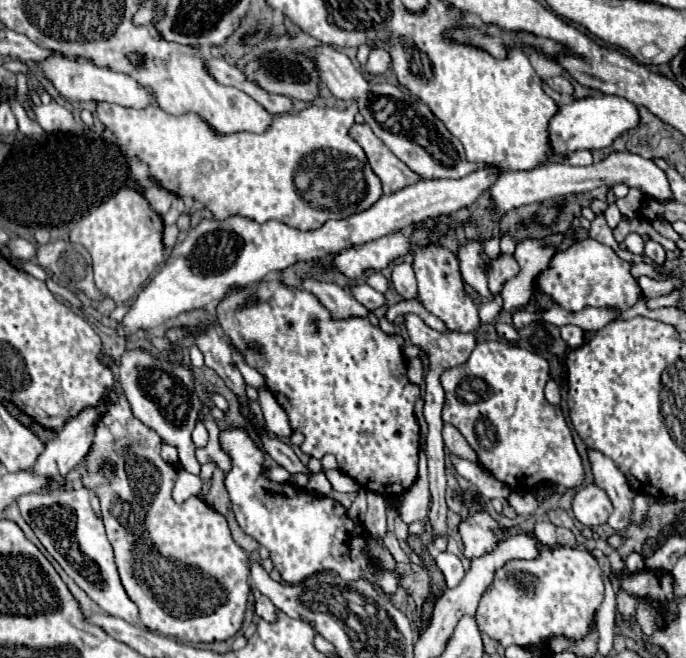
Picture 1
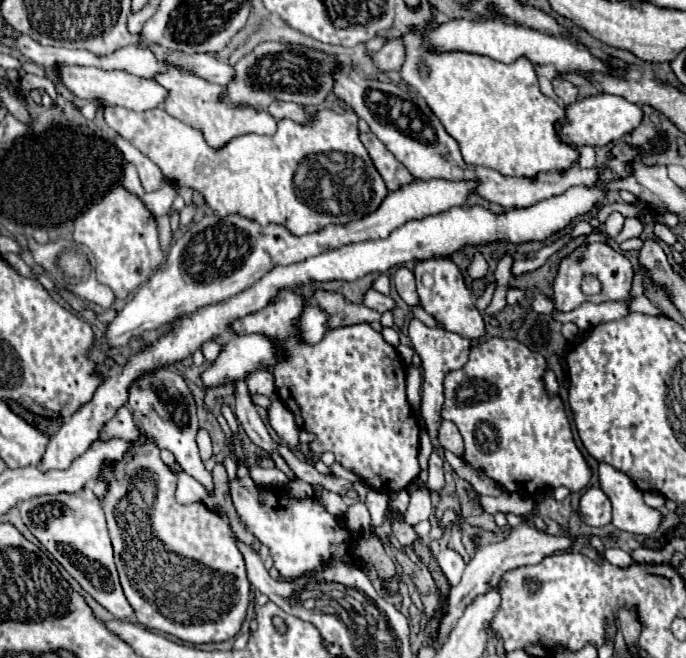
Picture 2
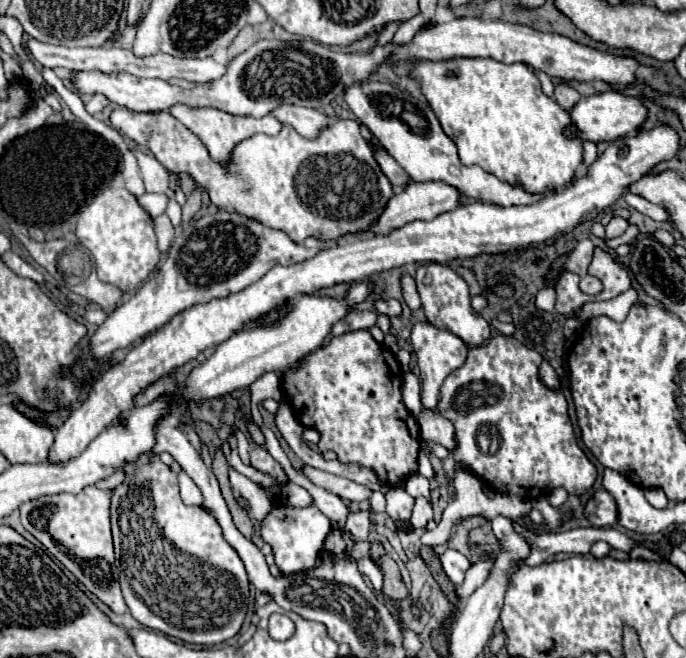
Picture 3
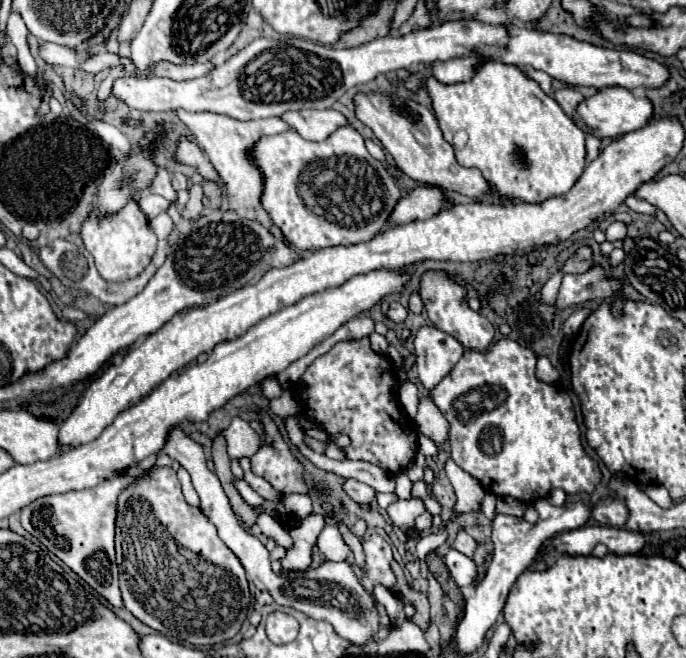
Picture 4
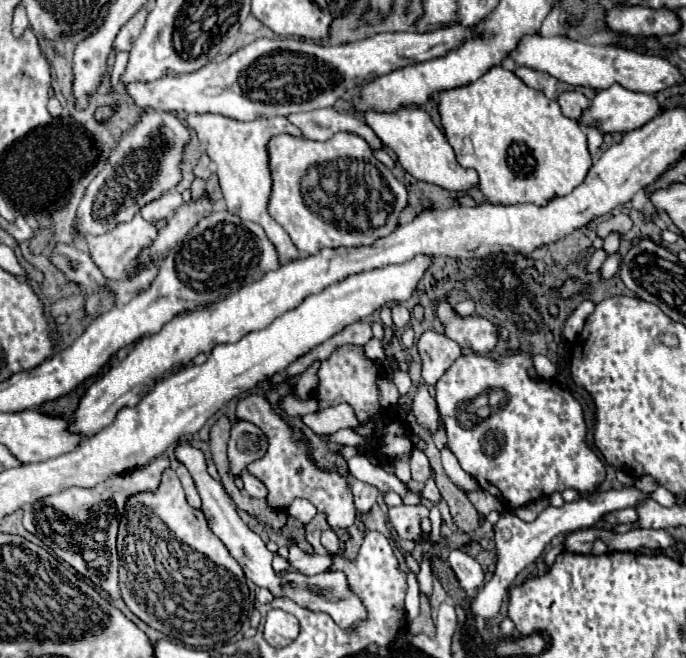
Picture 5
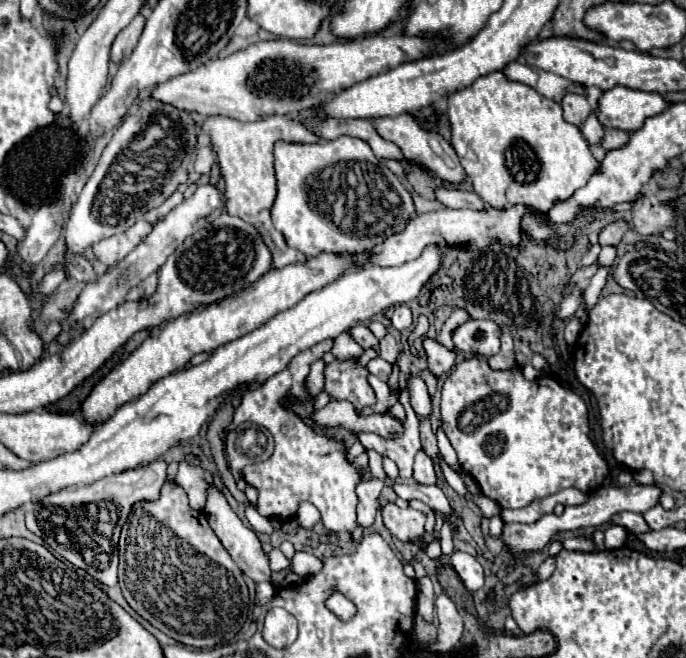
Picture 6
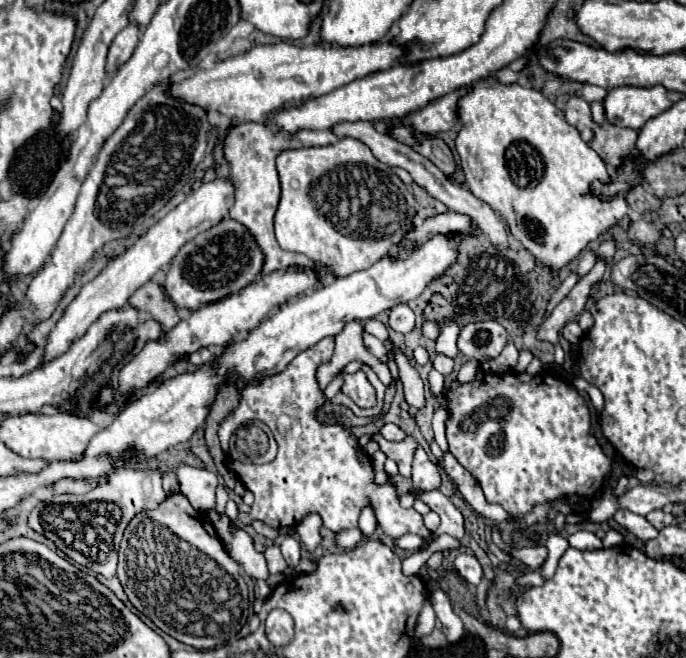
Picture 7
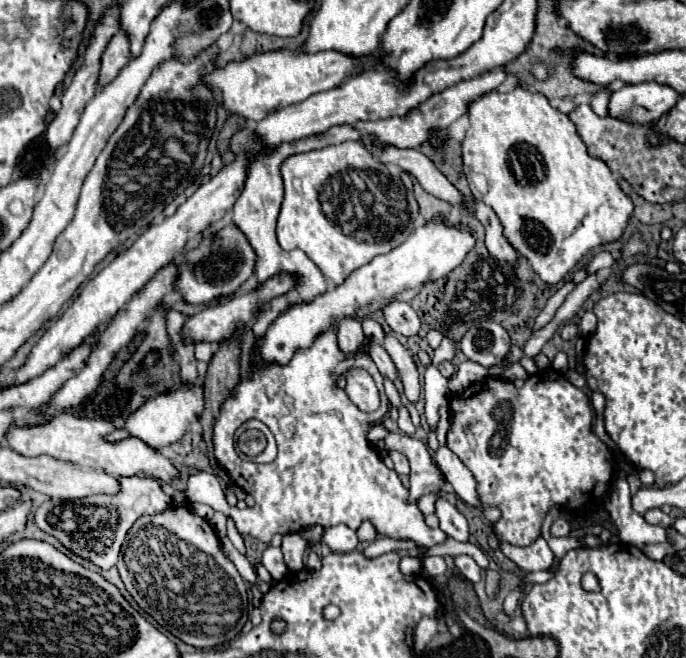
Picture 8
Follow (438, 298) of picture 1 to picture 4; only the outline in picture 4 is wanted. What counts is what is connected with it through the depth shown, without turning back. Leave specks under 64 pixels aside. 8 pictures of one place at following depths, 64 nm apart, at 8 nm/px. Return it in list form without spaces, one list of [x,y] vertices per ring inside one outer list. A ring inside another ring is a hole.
[[[426,270],[420,278],[420,298],[424,302],[424,308],[428,312],[430,322],[440,328],[442,332],[448,332],[450,336],[456,336],[464,348],[472,350],[484,350],[494,340],[494,326],[478,312],[474,312],[466,304],[466,288],[454,280],[446,270]]]

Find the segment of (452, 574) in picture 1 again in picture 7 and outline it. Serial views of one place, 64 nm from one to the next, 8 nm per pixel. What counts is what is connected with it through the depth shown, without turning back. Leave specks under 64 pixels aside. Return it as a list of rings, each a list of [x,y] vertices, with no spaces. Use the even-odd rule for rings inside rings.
[[[461,553],[454,560],[454,567],[457,572],[470,584],[470,586],[478,586],[482,580],[482,566],[480,562],[467,553]]]

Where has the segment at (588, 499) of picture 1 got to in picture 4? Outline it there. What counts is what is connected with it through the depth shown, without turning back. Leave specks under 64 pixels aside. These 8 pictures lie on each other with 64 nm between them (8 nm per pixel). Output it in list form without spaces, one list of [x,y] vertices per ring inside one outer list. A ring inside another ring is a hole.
[[[604,496],[592,506],[592,518],[602,526],[620,528],[620,526],[624,526],[626,516],[628,516],[628,510],[614,496]]]

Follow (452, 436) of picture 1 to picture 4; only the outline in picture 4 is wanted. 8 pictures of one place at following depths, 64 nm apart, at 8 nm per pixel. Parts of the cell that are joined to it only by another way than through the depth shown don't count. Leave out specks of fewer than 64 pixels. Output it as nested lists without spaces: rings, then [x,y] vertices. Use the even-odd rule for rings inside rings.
[[[422,398],[420,406],[418,406],[418,414],[414,418],[416,428],[420,434],[424,434],[426,438],[444,444],[448,440],[448,430],[450,424],[448,420],[442,416],[442,412],[436,408],[436,404],[430,398]]]

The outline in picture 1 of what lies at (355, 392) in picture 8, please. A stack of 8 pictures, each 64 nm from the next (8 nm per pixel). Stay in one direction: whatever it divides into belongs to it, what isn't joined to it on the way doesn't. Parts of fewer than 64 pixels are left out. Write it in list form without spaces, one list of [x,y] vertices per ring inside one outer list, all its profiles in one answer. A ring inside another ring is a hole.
[[[262,280],[256,286],[230,290],[220,300],[220,304],[216,308],[218,326],[230,338],[232,348],[236,352],[240,352],[240,356],[246,360],[246,364],[256,368],[266,378],[266,388],[272,392],[276,402],[286,410],[288,420],[290,420],[290,428],[304,434],[306,442],[302,442],[302,446],[300,446],[304,454],[308,454],[312,458],[318,458],[318,460],[324,454],[334,454],[336,460],[338,460],[340,472],[354,478],[364,490],[378,492],[378,494],[384,494],[384,496],[400,496],[400,494],[404,494],[418,476],[418,452],[420,452],[420,428],[418,428],[418,420],[414,416],[414,404],[420,398],[420,386],[410,382],[410,378],[408,378],[408,360],[404,356],[404,338],[400,334],[386,334],[384,330],[380,330],[380,326],[374,326],[368,318],[354,316],[354,318],[336,320],[336,318],[330,316],[330,312],[320,304],[320,300],[312,292],[306,292],[306,290],[300,290],[300,288],[292,288],[290,304],[278,306],[276,300],[274,300],[274,288],[276,288],[274,282]]]

